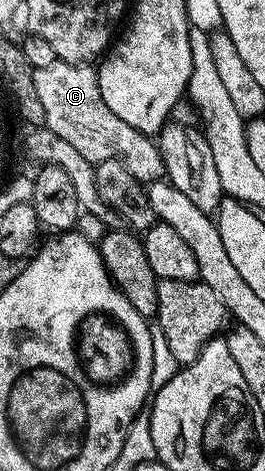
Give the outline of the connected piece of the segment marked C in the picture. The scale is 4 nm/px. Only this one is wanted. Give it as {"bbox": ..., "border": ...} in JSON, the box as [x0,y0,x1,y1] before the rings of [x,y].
{"bbox":[33,61,165,185],"border":[[[58,61],[46,68],[33,68],[33,80],[35,81],[35,93],[39,93],[39,102],[43,105],[44,126],[63,141],[67,141],[67,145],[79,149],[79,153],[83,153],[83,157],[87,157],[89,163],[96,165],[108,159],[119,159],[121,164],[143,185],[156,183],[164,176],[165,166],[161,160],[161,150],[158,149],[156,142],[139,129],[131,129],[131,125],[127,125],[127,121],[115,117],[115,113],[111,113],[111,109],[107,109],[107,105],[103,105],[103,97],[99,93],[97,72],[92,66],[84,63]]]}

